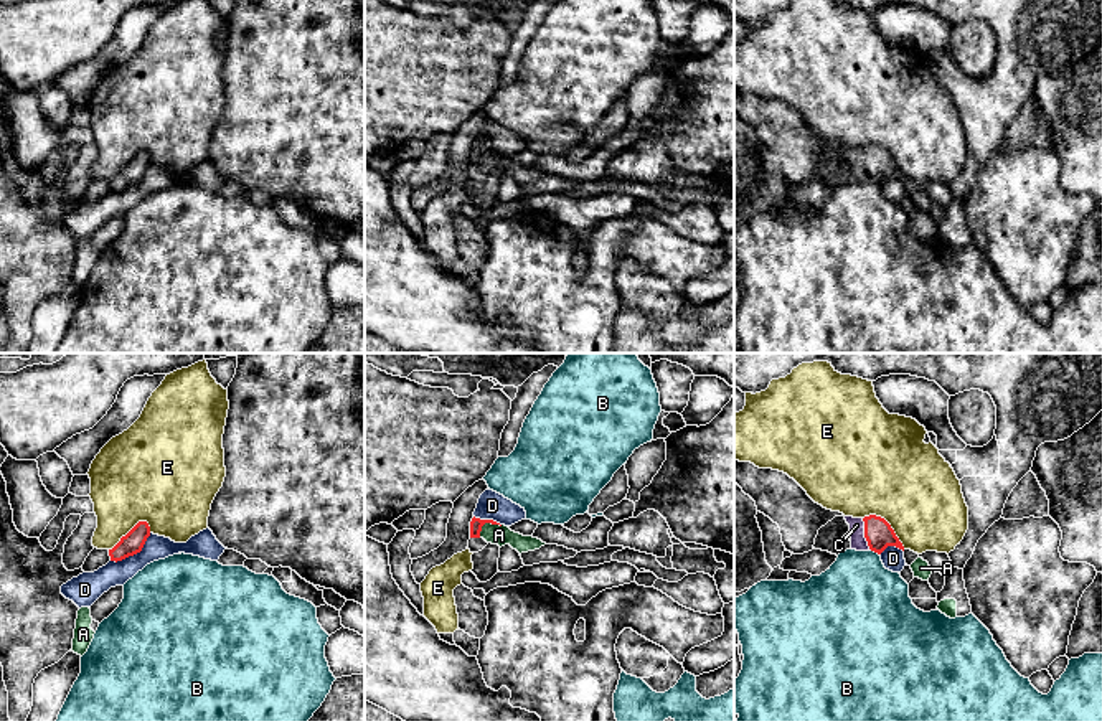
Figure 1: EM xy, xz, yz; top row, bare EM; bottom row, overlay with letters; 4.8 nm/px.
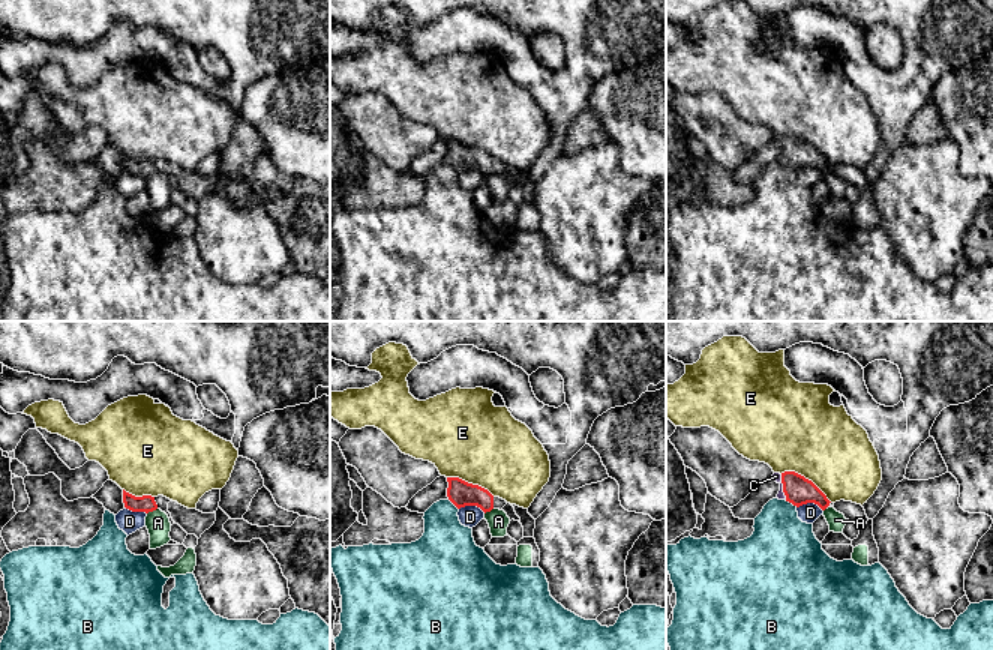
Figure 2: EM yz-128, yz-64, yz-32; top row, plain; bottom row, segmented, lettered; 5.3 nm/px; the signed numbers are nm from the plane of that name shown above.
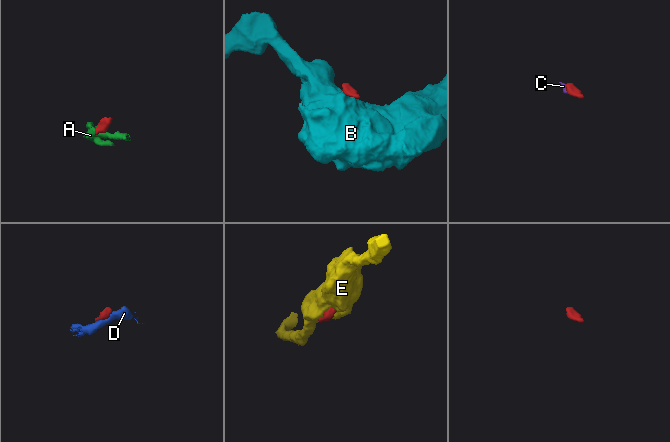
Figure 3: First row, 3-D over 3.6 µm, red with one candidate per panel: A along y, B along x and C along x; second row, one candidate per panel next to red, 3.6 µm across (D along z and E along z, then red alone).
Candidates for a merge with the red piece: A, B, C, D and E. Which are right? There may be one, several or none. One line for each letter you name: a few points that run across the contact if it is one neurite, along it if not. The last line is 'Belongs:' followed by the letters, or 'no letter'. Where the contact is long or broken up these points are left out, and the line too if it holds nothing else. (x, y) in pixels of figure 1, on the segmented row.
C: line yz (880, 535), (865, 533), (857, 525)
Belongs: C

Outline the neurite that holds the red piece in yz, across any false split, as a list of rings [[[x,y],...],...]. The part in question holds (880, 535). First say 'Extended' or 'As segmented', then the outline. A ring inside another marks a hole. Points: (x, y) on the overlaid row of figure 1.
Extended. [[[876,515],[864,518],[835,516],[818,530],[815,549],[840,554],[846,549],[874,551],[881,554],[888,546],[904,551],[891,525]]]

